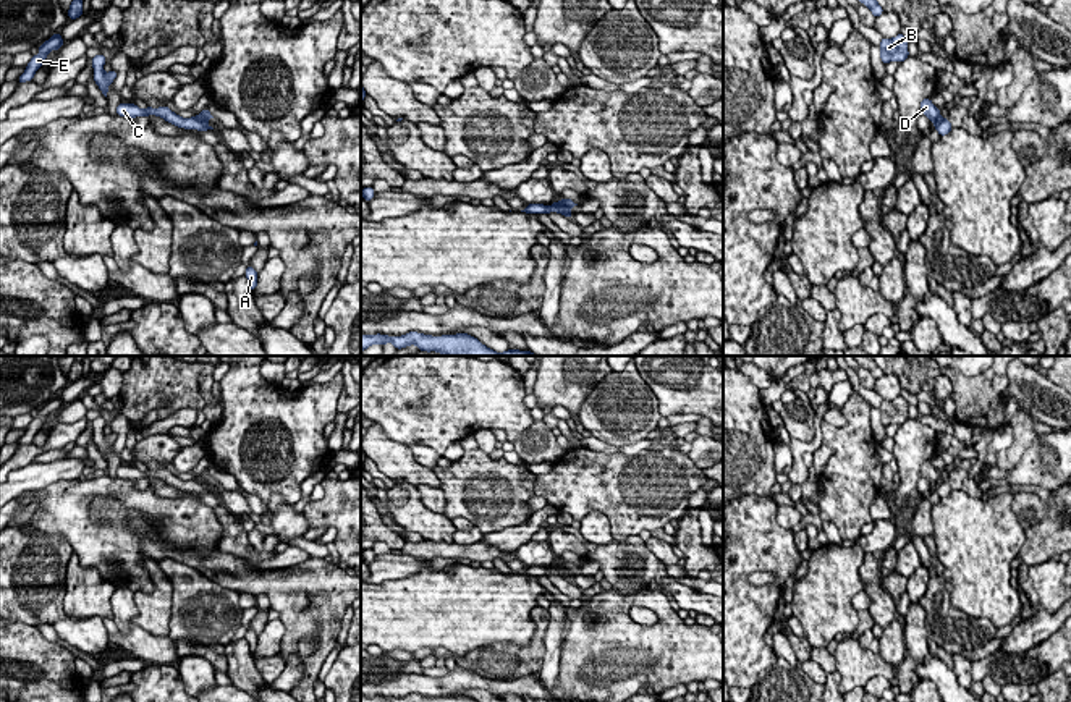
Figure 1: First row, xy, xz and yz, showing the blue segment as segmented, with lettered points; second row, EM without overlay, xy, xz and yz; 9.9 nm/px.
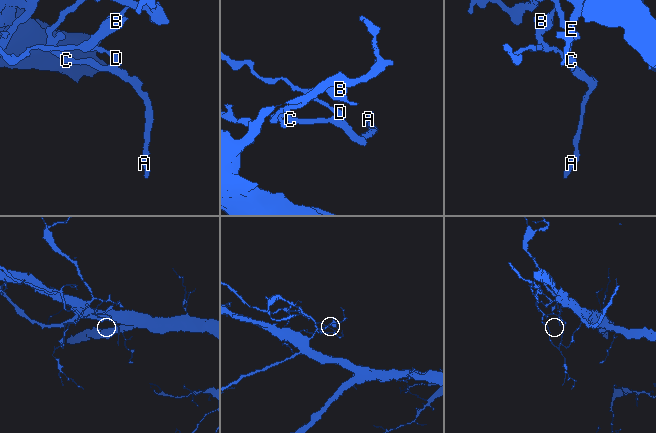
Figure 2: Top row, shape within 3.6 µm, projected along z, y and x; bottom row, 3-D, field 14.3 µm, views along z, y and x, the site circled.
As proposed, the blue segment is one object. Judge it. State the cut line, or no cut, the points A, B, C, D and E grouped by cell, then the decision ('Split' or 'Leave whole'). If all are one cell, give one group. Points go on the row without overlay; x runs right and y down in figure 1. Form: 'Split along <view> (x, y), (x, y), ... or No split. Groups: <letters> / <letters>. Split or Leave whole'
Split along yz (940, 479), (934, 486). Groups: A C E / B D. Split

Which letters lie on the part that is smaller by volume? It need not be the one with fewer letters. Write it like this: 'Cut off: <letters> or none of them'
Cut off: B, D

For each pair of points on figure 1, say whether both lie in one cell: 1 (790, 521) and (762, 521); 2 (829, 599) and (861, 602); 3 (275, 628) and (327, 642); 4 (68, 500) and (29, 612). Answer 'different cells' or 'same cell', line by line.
1: different cells
2: different cells
3: different cells
4: different cells

